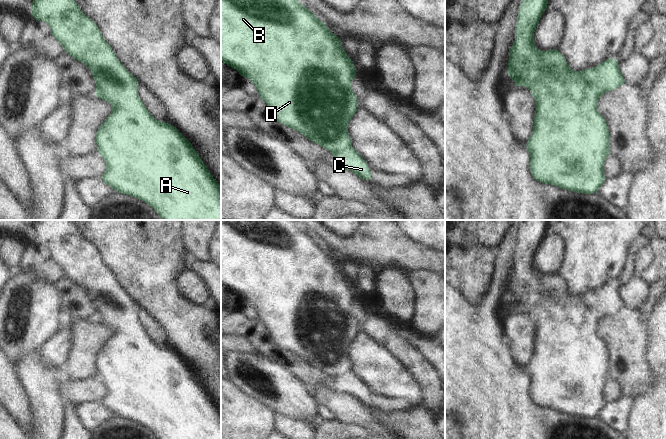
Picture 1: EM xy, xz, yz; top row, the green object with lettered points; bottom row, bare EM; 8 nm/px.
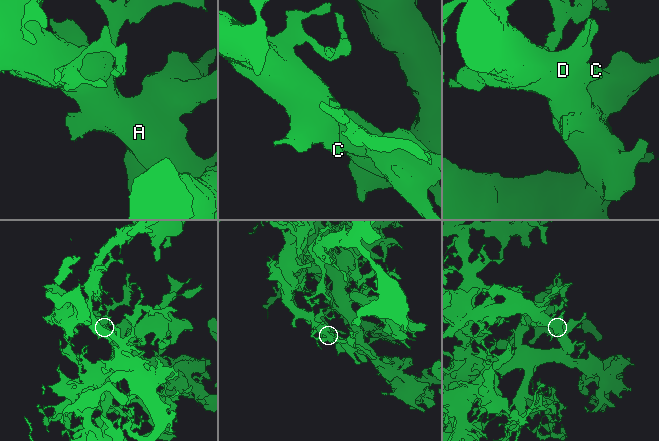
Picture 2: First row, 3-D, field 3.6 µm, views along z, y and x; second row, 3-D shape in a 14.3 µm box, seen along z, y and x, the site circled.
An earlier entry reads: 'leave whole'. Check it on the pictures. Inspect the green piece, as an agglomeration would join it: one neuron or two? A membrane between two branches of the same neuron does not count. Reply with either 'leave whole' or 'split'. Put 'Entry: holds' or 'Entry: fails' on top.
Entry: holds
leave whole

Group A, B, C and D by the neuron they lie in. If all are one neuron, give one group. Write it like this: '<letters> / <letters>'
A B C D

